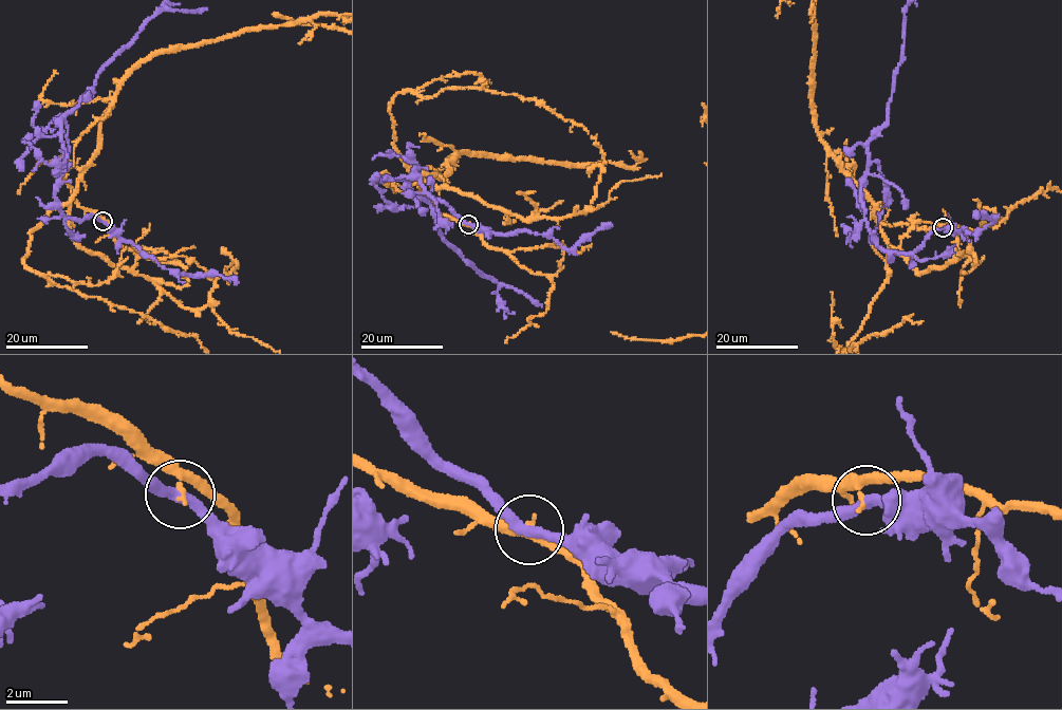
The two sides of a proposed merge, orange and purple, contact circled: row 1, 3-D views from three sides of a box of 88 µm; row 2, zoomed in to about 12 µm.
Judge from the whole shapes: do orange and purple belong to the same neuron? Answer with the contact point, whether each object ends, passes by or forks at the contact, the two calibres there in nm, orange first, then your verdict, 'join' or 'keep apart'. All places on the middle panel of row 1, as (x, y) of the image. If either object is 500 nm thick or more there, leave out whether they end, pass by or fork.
(468, 224) | orange passes by | purple passes by | 240/340 nm | join

